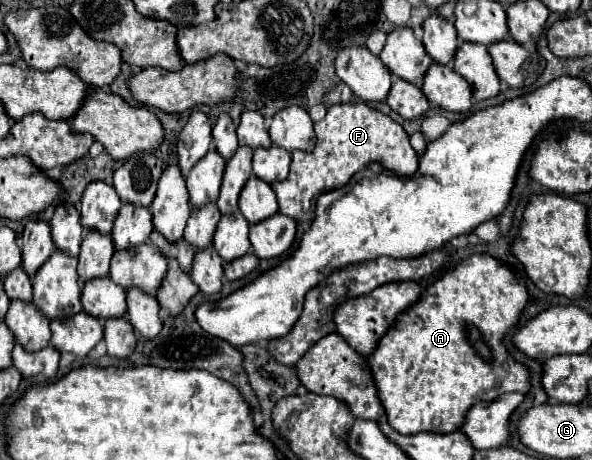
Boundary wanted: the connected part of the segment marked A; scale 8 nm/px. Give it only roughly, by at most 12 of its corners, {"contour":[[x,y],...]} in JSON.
{"contour":[[472,255],[368,355],[398,433],[530,391],[526,283]]}

